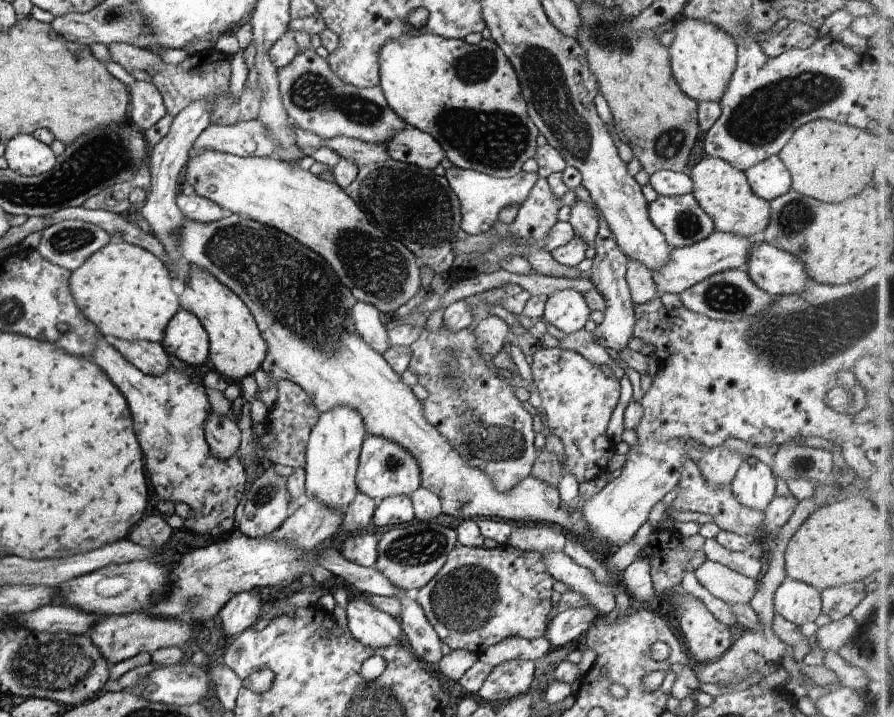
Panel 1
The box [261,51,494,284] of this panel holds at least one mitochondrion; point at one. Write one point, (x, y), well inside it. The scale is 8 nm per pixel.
(415, 207)

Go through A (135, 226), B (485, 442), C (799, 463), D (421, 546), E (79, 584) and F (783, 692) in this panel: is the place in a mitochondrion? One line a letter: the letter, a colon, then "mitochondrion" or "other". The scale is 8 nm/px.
A: other
B: mitochondrion
C: mitochondrion
D: mitochondrion
E: other
F: other

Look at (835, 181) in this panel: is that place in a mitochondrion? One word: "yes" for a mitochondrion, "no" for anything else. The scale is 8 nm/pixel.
no

